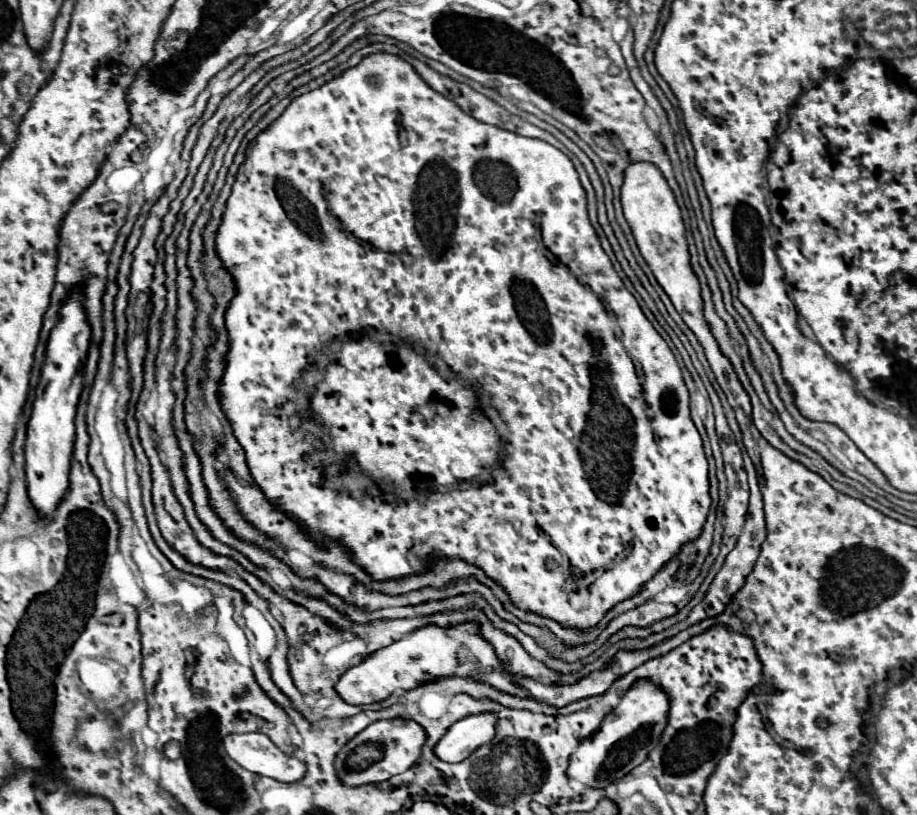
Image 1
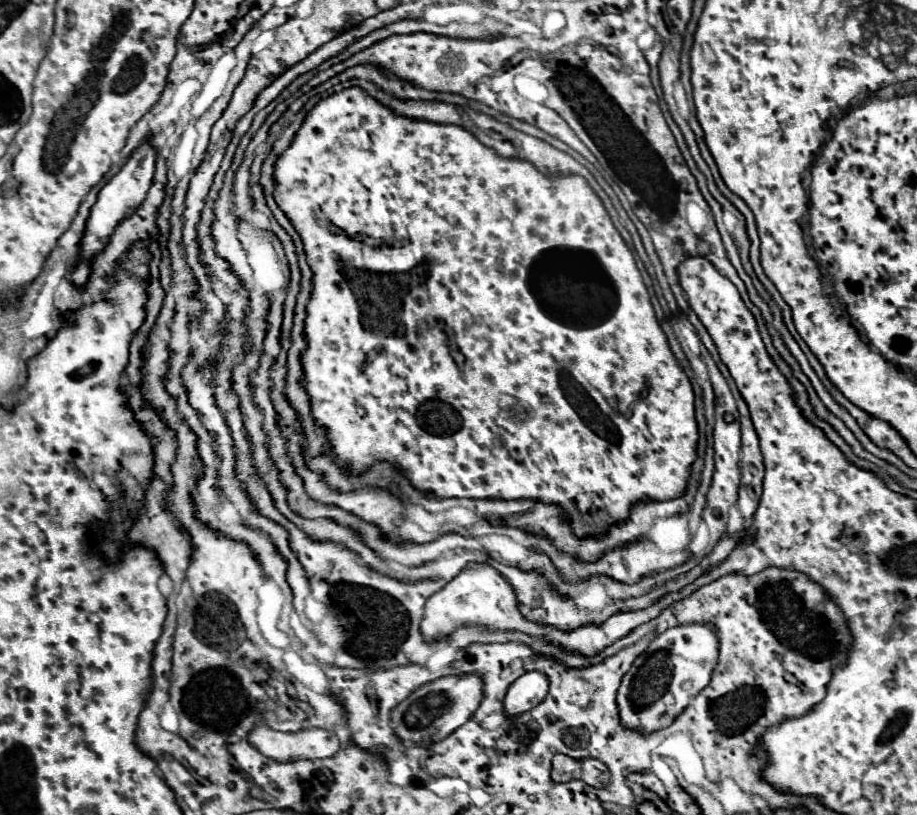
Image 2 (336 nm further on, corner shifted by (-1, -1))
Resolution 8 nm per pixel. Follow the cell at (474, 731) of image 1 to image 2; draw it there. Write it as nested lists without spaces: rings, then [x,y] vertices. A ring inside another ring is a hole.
[[[530,671],[516,679],[504,697],[504,715],[516,717],[534,709],[548,693],[548,681],[542,673]]]

